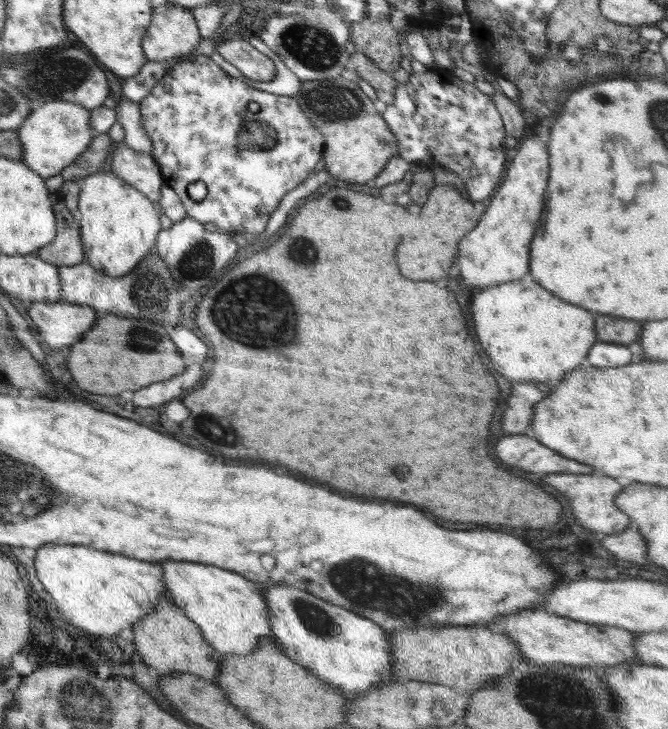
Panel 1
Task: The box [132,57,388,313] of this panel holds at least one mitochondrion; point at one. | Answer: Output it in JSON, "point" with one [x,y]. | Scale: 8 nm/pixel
{"point":[335,101]}

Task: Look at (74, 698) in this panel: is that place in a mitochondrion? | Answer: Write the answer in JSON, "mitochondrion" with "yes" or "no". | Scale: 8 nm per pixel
{"mitochondrion":"yes"}

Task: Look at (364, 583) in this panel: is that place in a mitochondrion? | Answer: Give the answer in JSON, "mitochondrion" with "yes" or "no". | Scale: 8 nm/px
{"mitochondrion":"yes"}

